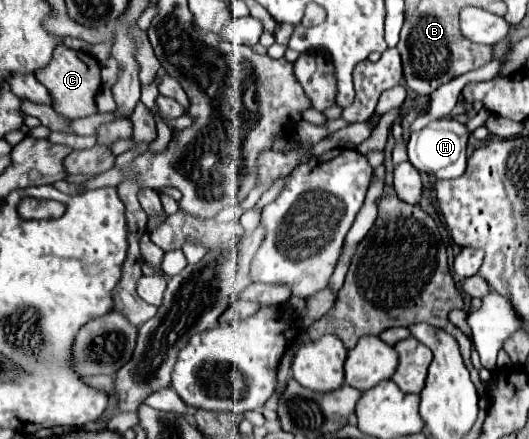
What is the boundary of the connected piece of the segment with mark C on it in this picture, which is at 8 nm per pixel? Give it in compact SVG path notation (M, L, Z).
M61 43L55 47L51 61L45 67L37 69L35 77L41 85L47 87L47 91L51 95L53 111L65 115L67 119L77 119L77 117L87 117L87 115L97 113L95 93L101 85L101 77L99 77L97 61L93 57L89 57L87 53L73 51Z

